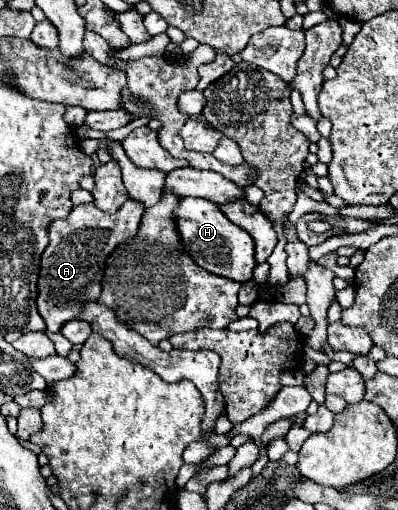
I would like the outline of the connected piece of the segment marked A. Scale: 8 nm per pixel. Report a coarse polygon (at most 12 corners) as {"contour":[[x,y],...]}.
{"contour":[[92,203],[50,225],[38,281],[46,331],[100,297],[104,261],[144,205]]}

